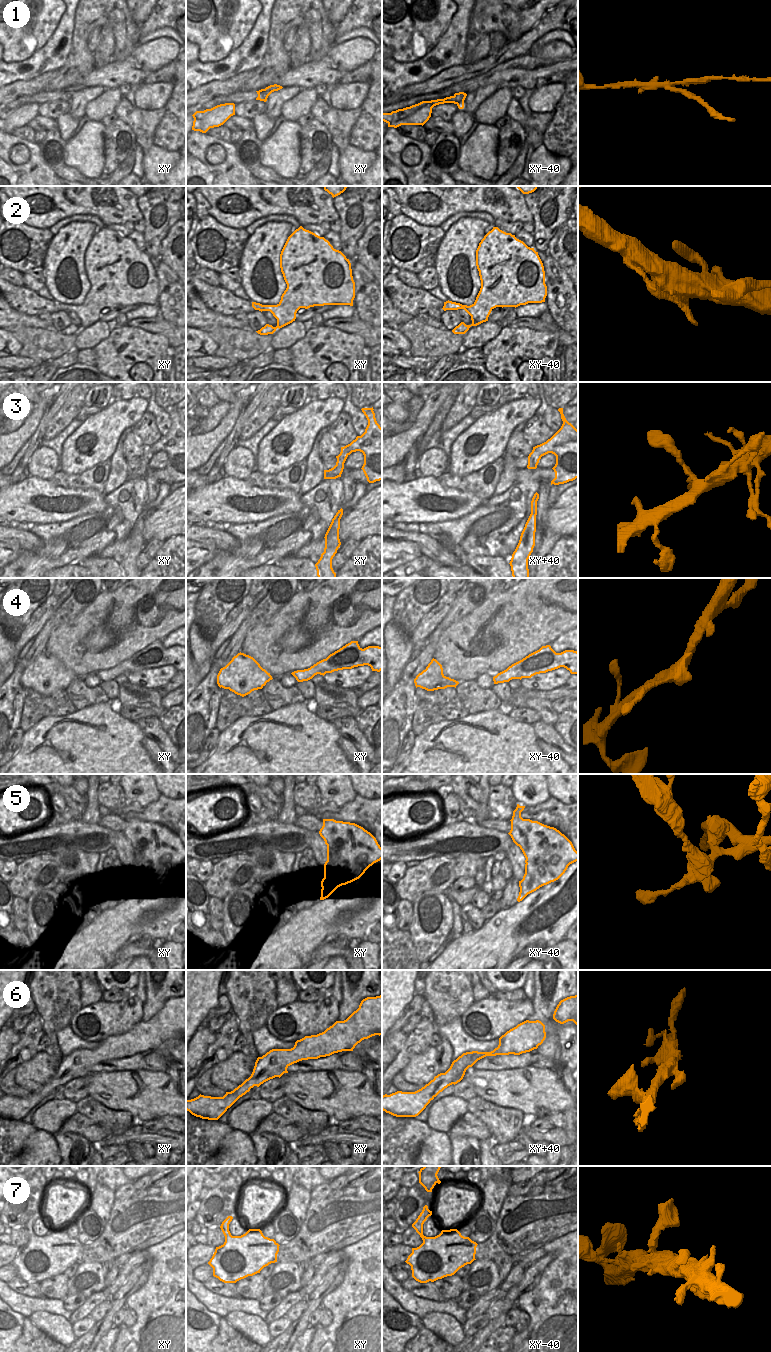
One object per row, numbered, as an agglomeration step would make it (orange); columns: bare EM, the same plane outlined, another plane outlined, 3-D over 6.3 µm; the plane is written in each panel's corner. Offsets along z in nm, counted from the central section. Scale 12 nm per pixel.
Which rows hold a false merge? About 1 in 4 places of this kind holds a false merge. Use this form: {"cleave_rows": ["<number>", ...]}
{"cleave_rows": ["5"]}

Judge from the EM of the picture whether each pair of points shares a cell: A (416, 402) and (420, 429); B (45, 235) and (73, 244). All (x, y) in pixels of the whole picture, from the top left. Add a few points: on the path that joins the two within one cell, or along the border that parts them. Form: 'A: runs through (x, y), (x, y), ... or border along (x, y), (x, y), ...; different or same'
A: border along (425, 398), (423, 406), (412, 423); different
B: border along (54, 235), (43, 259); different

